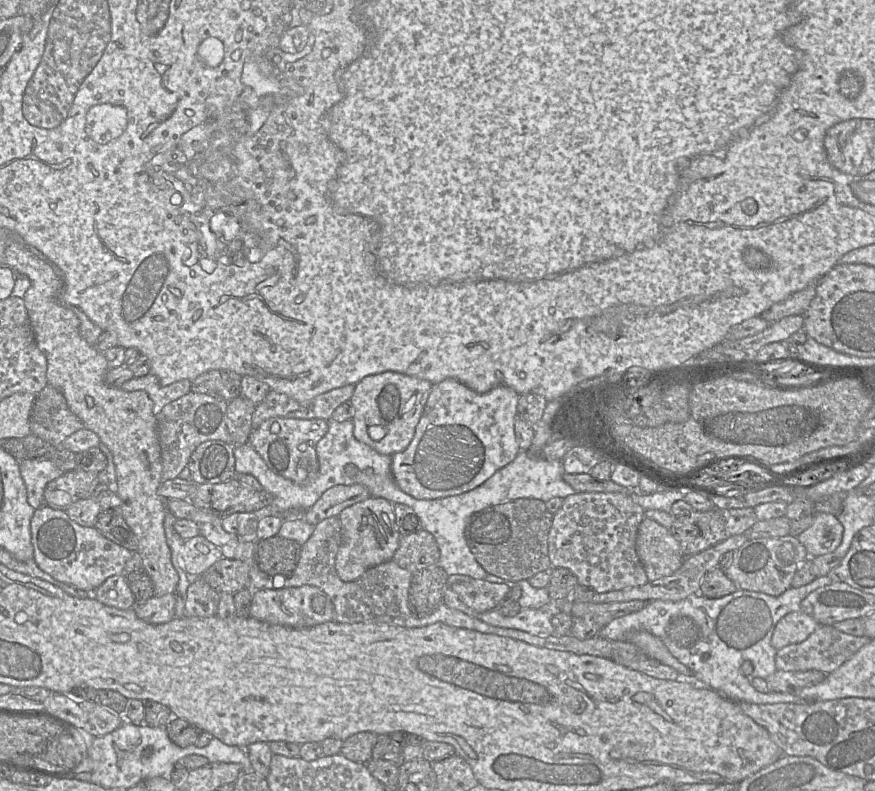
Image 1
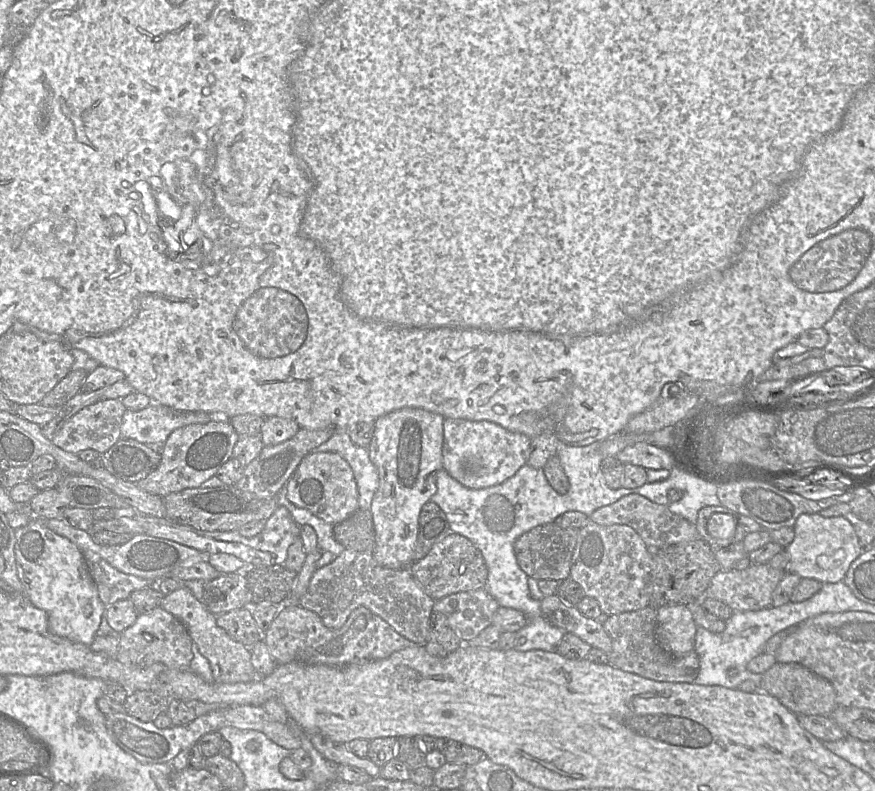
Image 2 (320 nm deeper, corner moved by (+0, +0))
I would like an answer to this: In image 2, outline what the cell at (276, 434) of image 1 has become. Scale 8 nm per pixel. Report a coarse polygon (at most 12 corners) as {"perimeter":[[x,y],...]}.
{"perimeter":[[310,452],[287,499],[334,526],[358,509],[349,464]]}

